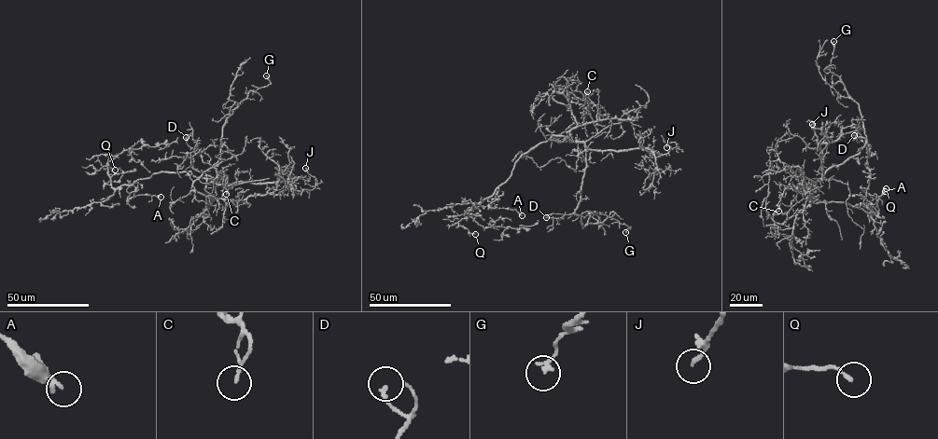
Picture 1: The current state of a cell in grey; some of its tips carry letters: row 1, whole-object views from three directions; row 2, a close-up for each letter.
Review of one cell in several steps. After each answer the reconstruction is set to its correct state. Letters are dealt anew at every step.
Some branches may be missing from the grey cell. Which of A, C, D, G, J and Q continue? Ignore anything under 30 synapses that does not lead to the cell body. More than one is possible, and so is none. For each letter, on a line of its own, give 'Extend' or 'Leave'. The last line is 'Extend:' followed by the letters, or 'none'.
A: Leave
C: Leave
D: Leave
G: Leave
J: Leave
Q: Leave
Extend: none

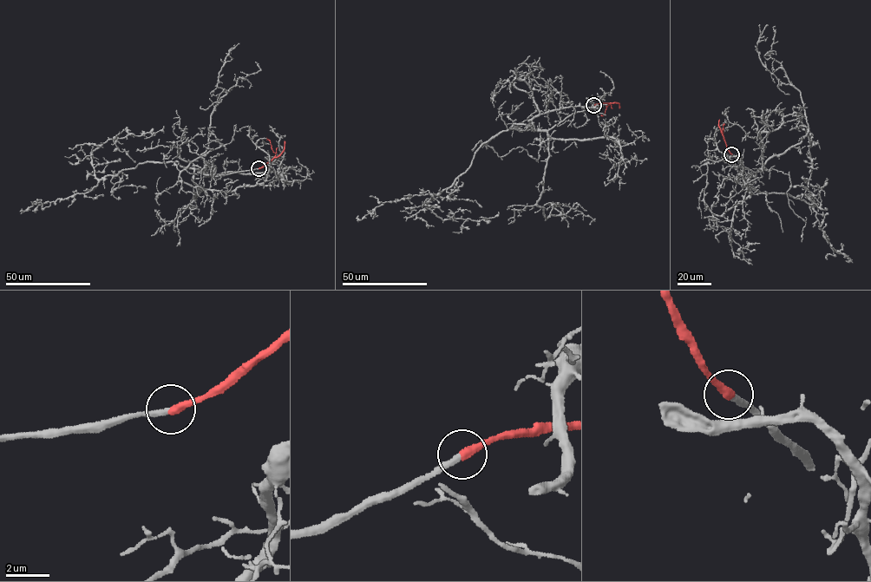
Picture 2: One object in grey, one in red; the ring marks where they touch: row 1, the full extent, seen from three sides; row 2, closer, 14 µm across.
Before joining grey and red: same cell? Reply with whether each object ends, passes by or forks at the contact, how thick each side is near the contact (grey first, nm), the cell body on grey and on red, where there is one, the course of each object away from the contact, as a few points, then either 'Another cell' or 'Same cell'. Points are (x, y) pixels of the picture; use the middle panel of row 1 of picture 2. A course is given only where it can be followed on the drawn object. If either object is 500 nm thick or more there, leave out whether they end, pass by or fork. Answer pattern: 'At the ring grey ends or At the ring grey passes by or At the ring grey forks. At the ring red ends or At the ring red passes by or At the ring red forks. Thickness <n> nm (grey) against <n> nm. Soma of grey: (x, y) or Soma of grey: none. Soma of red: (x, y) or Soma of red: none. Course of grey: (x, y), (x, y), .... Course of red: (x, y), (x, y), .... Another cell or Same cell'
At the ring grey ends. At the ring red ends. Thickness 280 nm (grey) against 380 nm. Soma of grey: none. Soma of red: none. Course of grey: (593, 105), (548, 130), (514, 123), (500, 131), (427, 205), (443, 219), (479, 221), (498, 212). Course of red: (593, 105), (611, 104), (601, 115). Same cell

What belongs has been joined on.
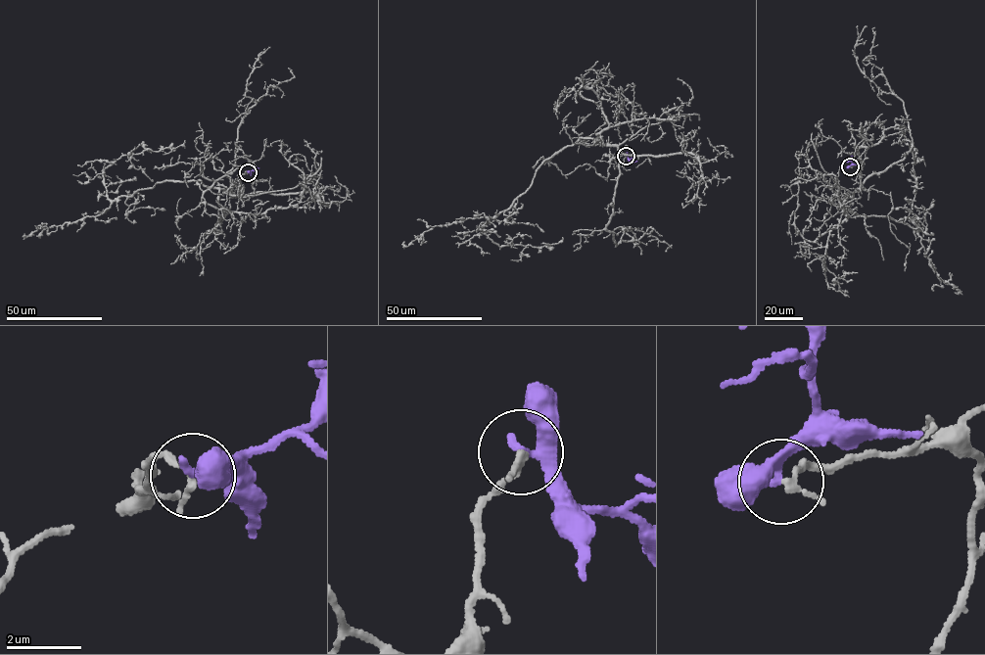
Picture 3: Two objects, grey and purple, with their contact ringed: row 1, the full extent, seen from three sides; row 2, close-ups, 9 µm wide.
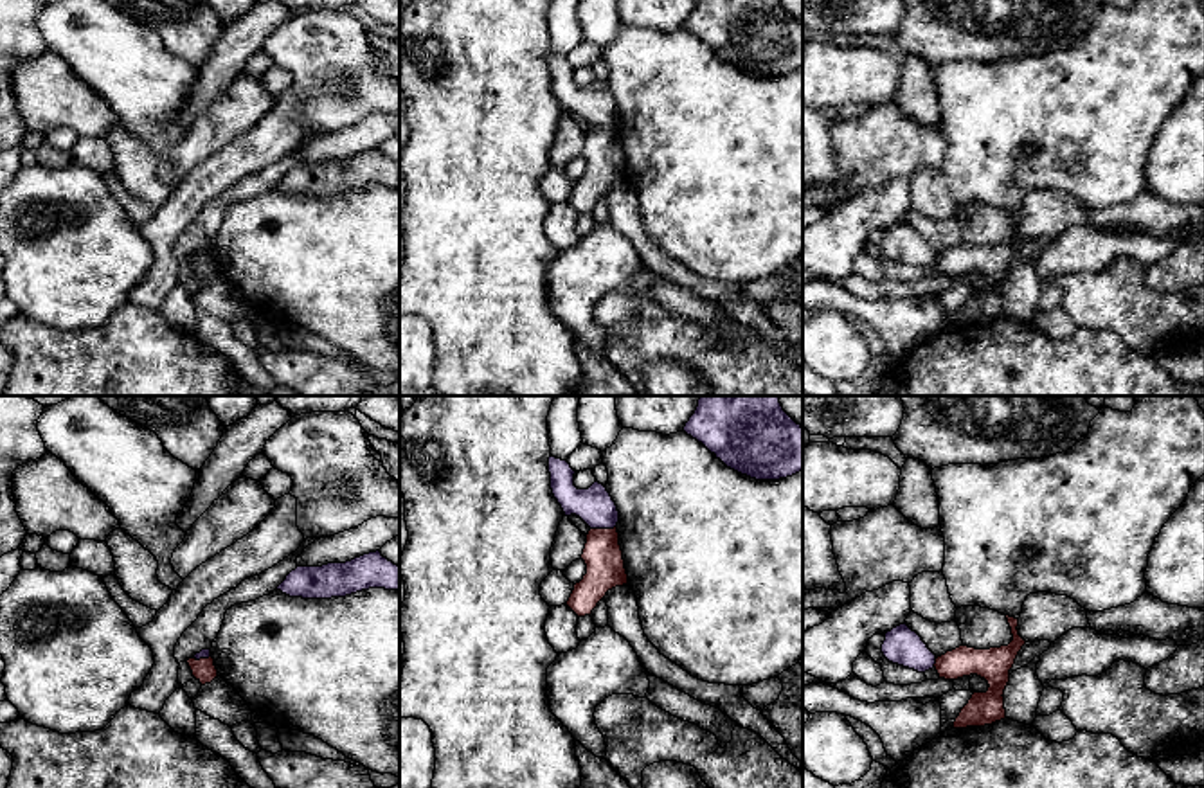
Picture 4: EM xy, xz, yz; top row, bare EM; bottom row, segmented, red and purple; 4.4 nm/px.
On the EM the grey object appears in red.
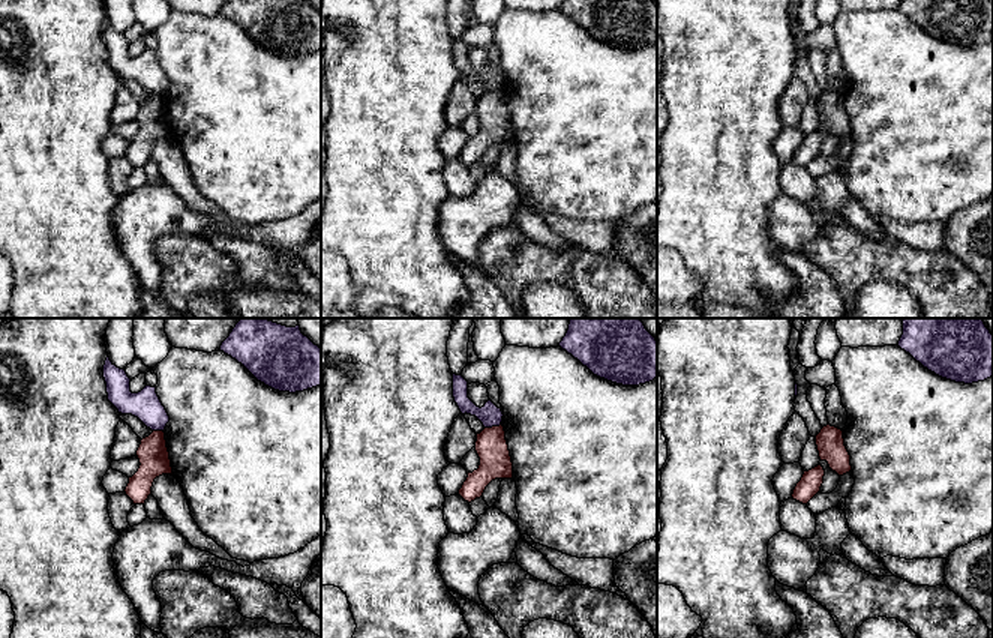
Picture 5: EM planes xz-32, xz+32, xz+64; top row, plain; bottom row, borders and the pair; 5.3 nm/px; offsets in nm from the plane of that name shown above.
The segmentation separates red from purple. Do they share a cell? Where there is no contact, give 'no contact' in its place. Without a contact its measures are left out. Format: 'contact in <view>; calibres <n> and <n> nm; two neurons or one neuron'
contact in xz; calibres 180 and 170 nm; two neurons

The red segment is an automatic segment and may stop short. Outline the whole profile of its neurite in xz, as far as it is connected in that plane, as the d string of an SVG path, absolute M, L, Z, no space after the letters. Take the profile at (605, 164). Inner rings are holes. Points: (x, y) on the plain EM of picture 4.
M617 124L590 126L581 157L587 171L574 182L567 198L578 214L590 212L608 187L628 182Z

